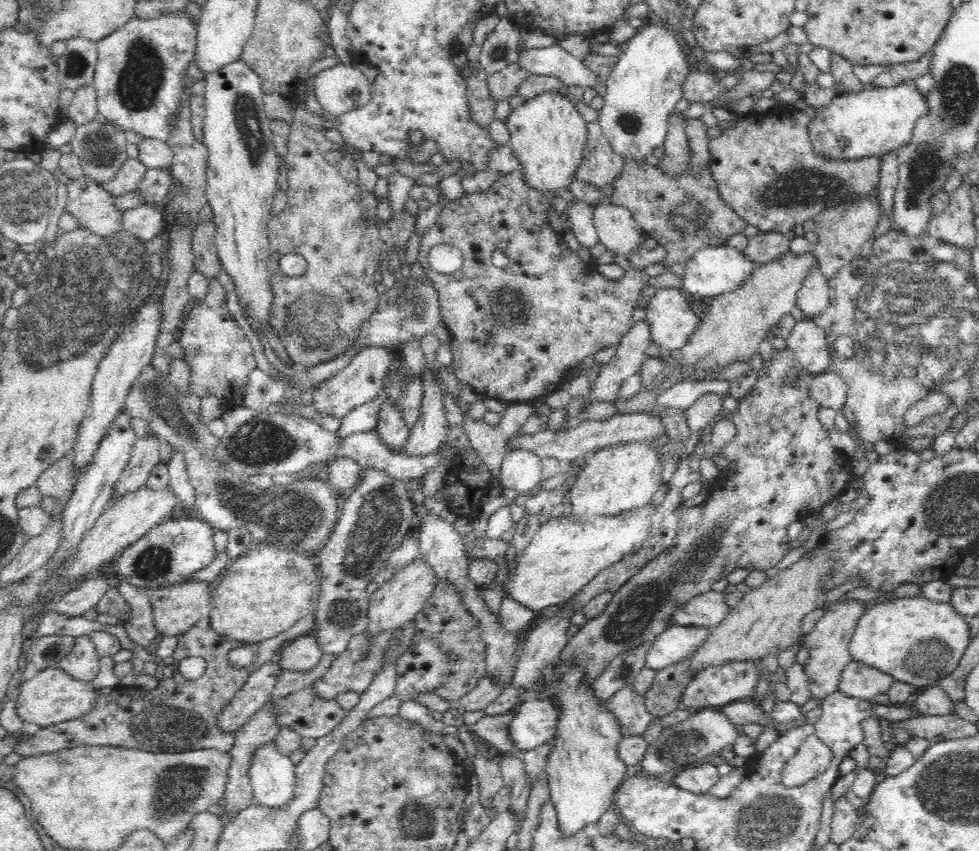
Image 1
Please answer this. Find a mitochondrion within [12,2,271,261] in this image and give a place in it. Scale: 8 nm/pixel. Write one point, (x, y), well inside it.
(139, 81)

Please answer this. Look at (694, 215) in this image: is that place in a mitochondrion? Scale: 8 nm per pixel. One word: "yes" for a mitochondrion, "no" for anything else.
yes

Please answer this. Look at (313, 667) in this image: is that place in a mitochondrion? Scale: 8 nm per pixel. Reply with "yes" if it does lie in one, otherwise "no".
no

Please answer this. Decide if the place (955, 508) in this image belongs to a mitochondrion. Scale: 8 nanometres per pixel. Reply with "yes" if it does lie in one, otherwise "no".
yes

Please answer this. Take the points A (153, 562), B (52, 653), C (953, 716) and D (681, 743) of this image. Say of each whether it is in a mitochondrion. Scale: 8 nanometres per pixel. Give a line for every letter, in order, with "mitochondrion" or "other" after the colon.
A: mitochondrion
B: mitochondrion
C: other
D: mitochondrion

